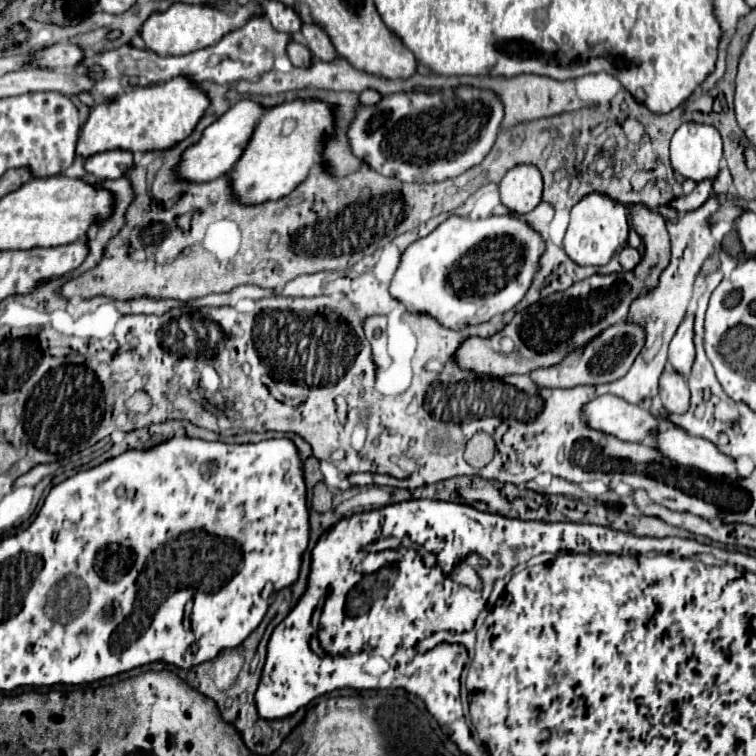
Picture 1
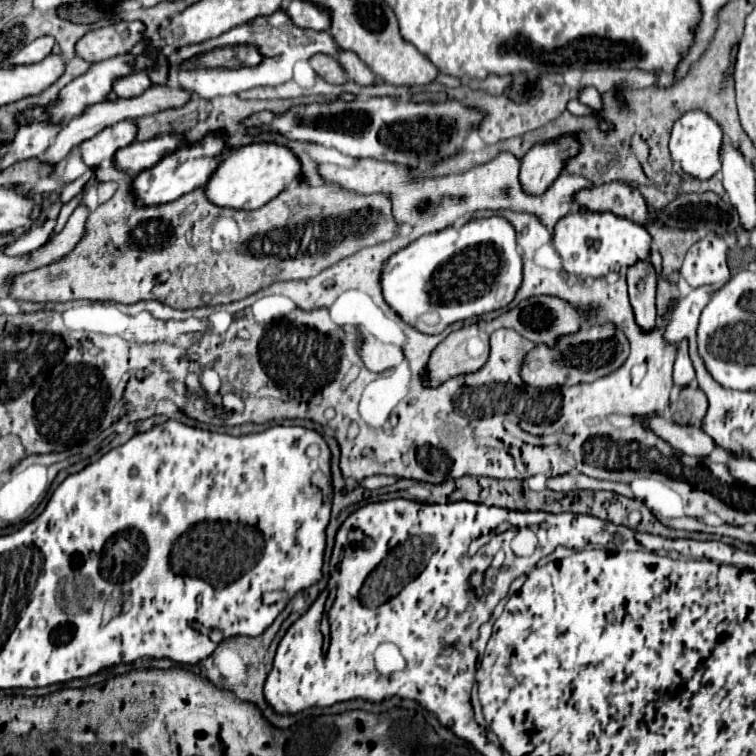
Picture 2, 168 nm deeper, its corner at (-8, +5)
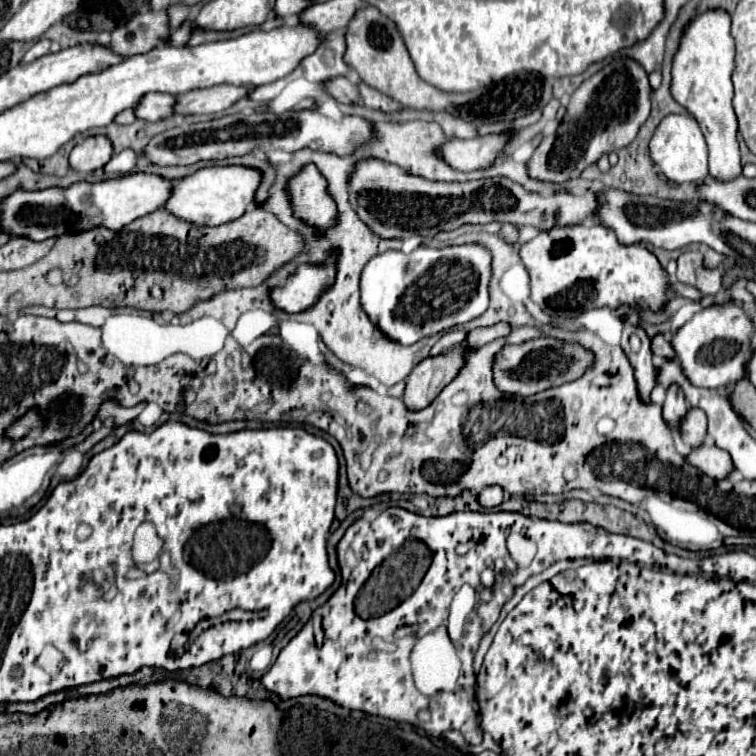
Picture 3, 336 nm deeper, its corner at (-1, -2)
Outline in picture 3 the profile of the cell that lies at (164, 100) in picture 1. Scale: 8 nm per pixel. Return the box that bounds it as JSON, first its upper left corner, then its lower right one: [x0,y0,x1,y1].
[69,136,113,172]

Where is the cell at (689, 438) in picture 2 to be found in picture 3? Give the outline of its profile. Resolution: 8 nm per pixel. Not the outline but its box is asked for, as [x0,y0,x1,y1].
[685,444,733,481]

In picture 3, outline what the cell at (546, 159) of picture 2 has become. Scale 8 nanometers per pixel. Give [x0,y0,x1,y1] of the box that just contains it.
[529,58,651,182]

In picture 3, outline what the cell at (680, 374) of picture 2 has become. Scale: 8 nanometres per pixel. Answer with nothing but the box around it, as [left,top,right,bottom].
[663,384,687,426]

